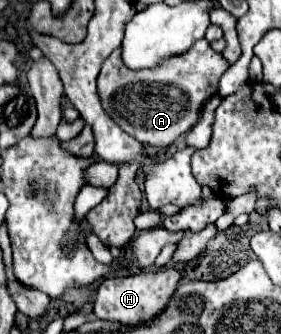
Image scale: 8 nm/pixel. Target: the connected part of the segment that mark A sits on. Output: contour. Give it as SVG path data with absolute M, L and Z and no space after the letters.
M206 39L196 41L192 45L190 51L176 55L176 57L168 57L162 59L156 67L150 69L128 69L122 63L122 49L112 51L112 55L102 63L102 71L98 75L98 93L102 99L102 105L106 109L106 113L134 139L138 139L140 143L148 145L148 147L156 147L156 149L166 149L170 143L174 143L180 135L184 135L194 121L198 121L198 113L202 103L210 97L216 95L218 91L218 81L222 77L222 73L228 69L228 63L224 61L224 57L220 53L216 53L210 43Z

